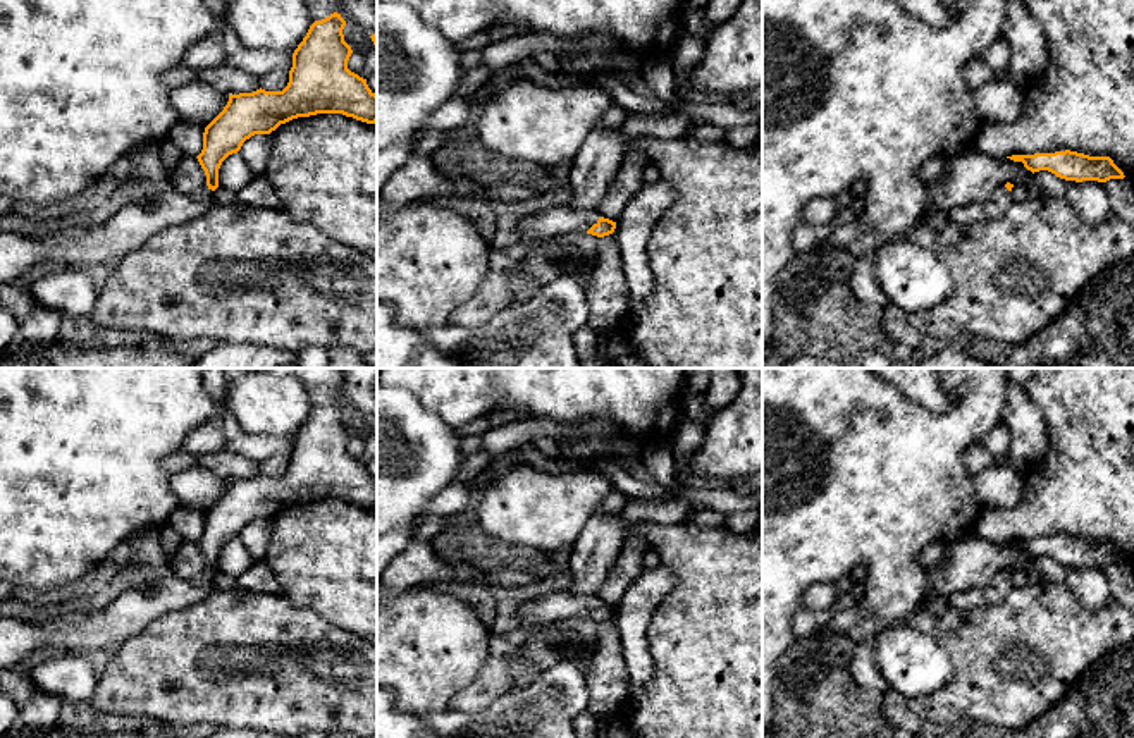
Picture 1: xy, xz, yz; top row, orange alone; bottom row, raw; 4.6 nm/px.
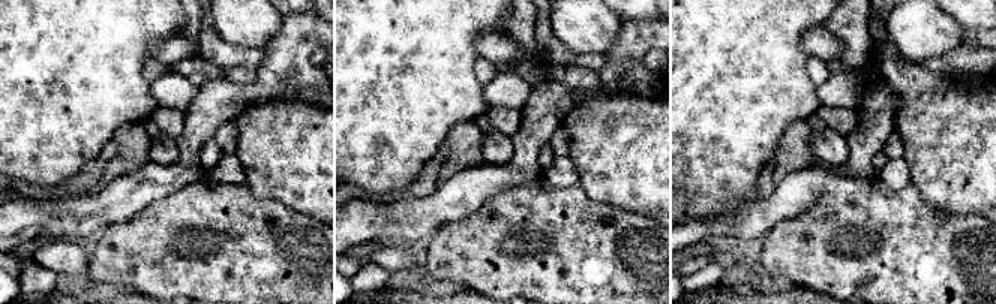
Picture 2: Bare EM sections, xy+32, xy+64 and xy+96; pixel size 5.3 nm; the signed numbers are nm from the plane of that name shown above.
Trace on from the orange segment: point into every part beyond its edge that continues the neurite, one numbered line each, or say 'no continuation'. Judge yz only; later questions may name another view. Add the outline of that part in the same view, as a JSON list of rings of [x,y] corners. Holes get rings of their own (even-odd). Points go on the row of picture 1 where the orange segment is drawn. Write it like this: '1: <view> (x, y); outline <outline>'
1: yz (1000, 200); outline [[[1005,186],[998,188],[988,201],[983,203],[986,218],[1000,218],[1007,213],[1008,206],[1014,203],[1012,191]]]

